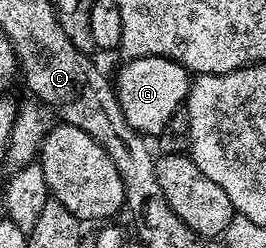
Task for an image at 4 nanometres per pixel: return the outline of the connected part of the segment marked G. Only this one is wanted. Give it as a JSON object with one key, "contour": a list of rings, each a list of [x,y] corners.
{"contour":[[[133,57],[123,64],[120,74],[114,77],[116,98],[122,107],[122,115],[137,133],[158,135],[188,100],[189,70],[169,57]]]}

